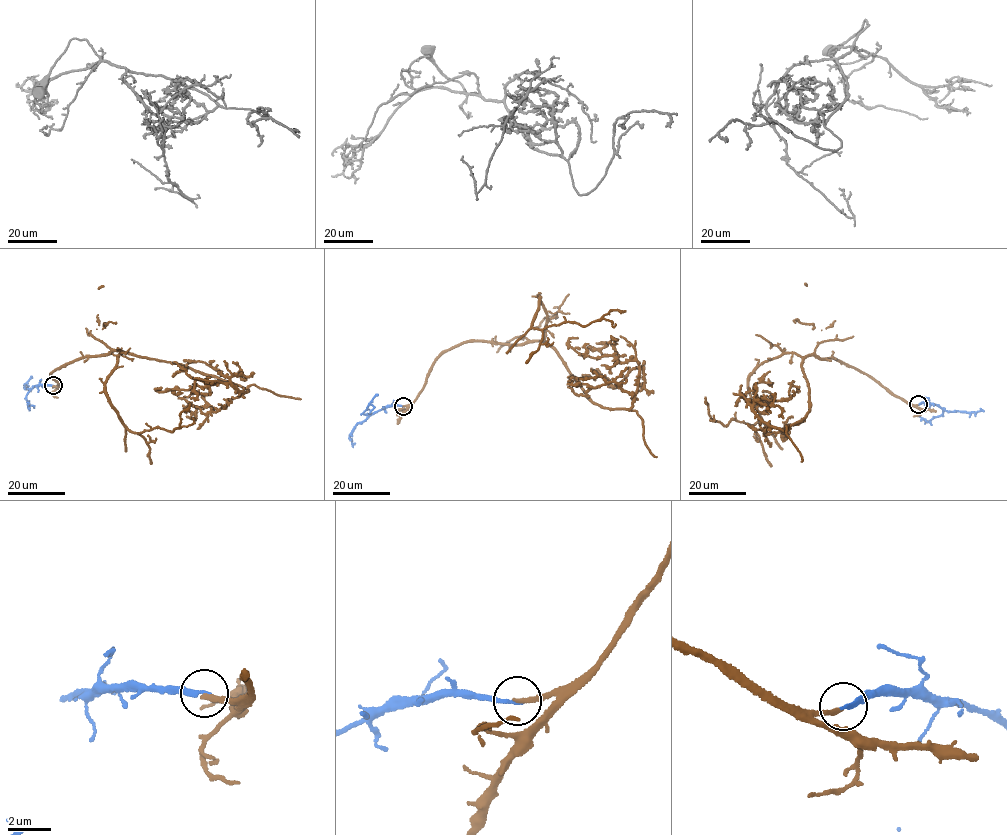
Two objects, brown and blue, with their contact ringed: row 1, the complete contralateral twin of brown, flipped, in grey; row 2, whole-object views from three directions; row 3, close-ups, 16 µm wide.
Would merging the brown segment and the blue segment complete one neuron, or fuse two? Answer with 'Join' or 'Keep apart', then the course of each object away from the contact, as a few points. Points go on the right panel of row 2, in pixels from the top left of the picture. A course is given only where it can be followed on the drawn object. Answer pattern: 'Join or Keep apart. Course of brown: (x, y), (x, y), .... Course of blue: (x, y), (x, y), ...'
Join. Course of brown: (918, 404), (809, 355), (798, 421), (760, 421), (748, 402), (773, 399), (762, 390). Course of blue: (918, 404), (928, 401), (950, 411), (983, 411)

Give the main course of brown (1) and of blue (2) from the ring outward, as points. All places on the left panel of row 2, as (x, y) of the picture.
1: (53, 385), (59, 385), (53, 371), (119, 350), (179, 363), (248, 391), (218, 382), (161, 387)
2: (53, 385), (39, 384), (31, 389), (25, 388), (32, 377)

